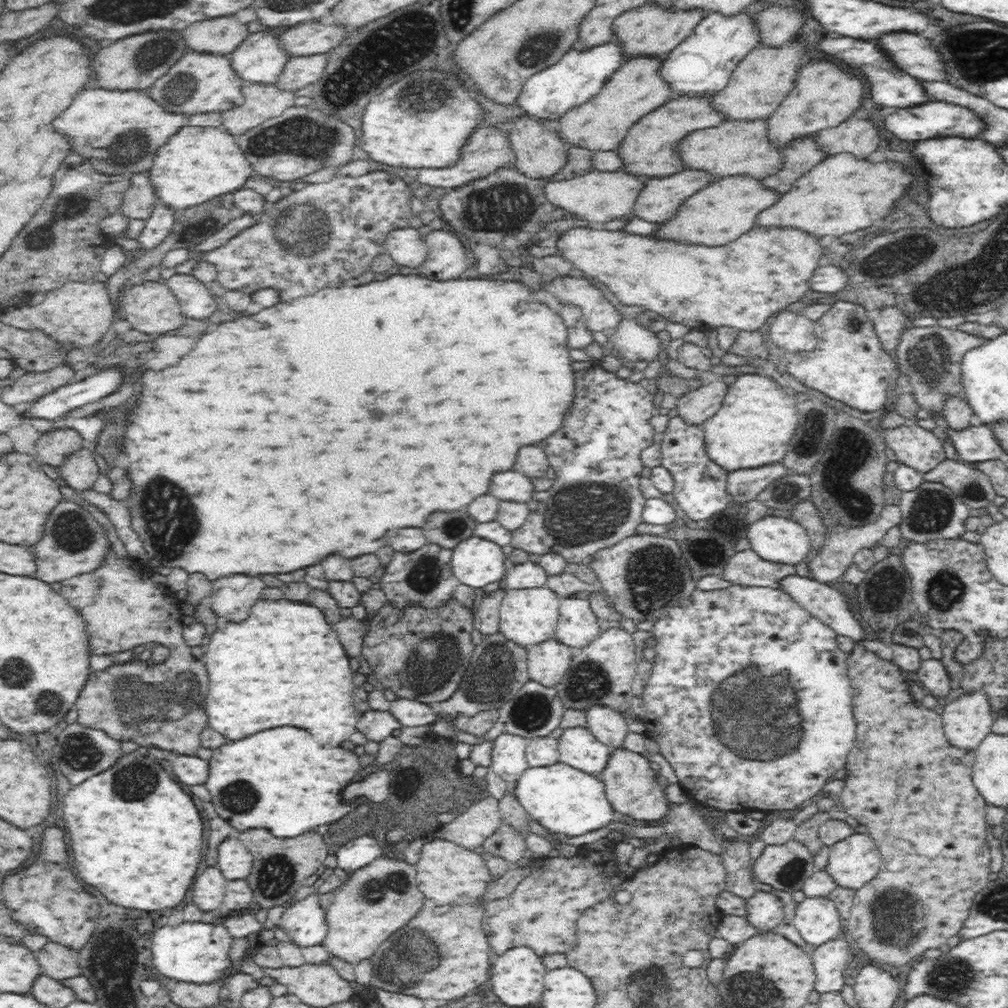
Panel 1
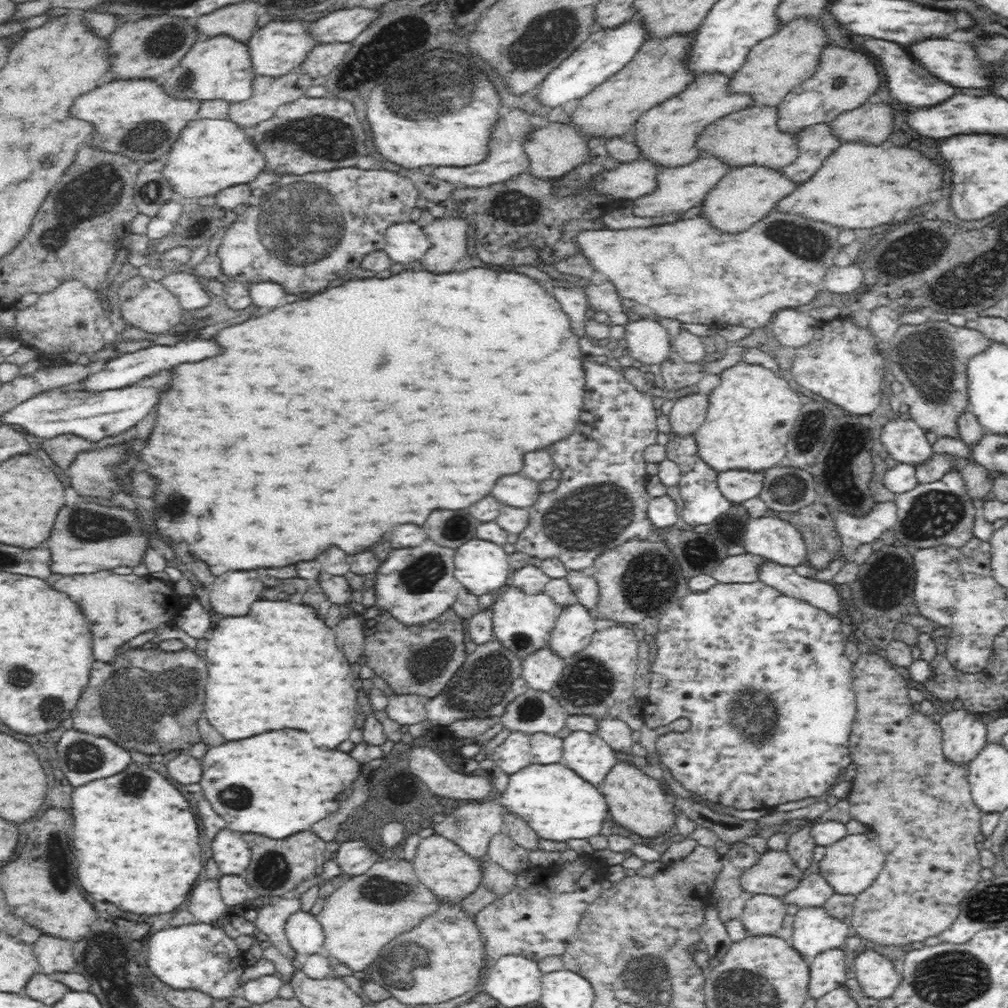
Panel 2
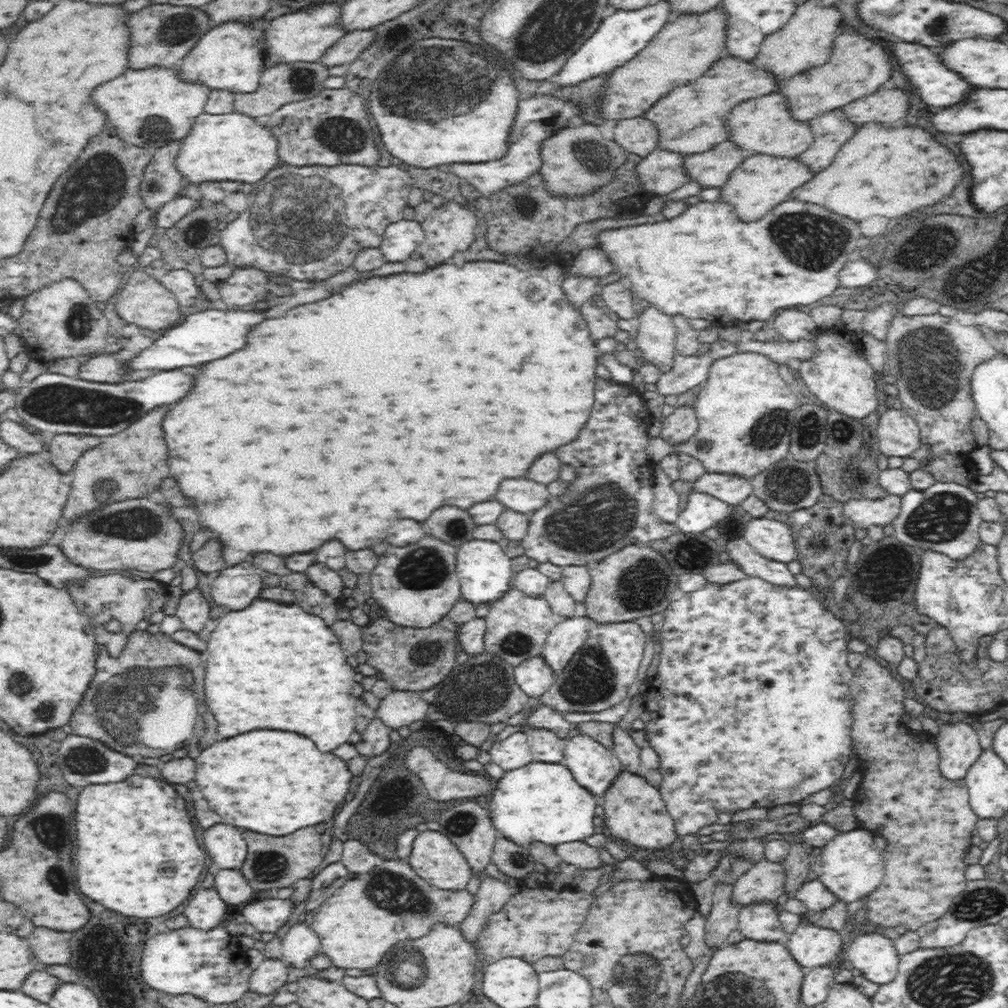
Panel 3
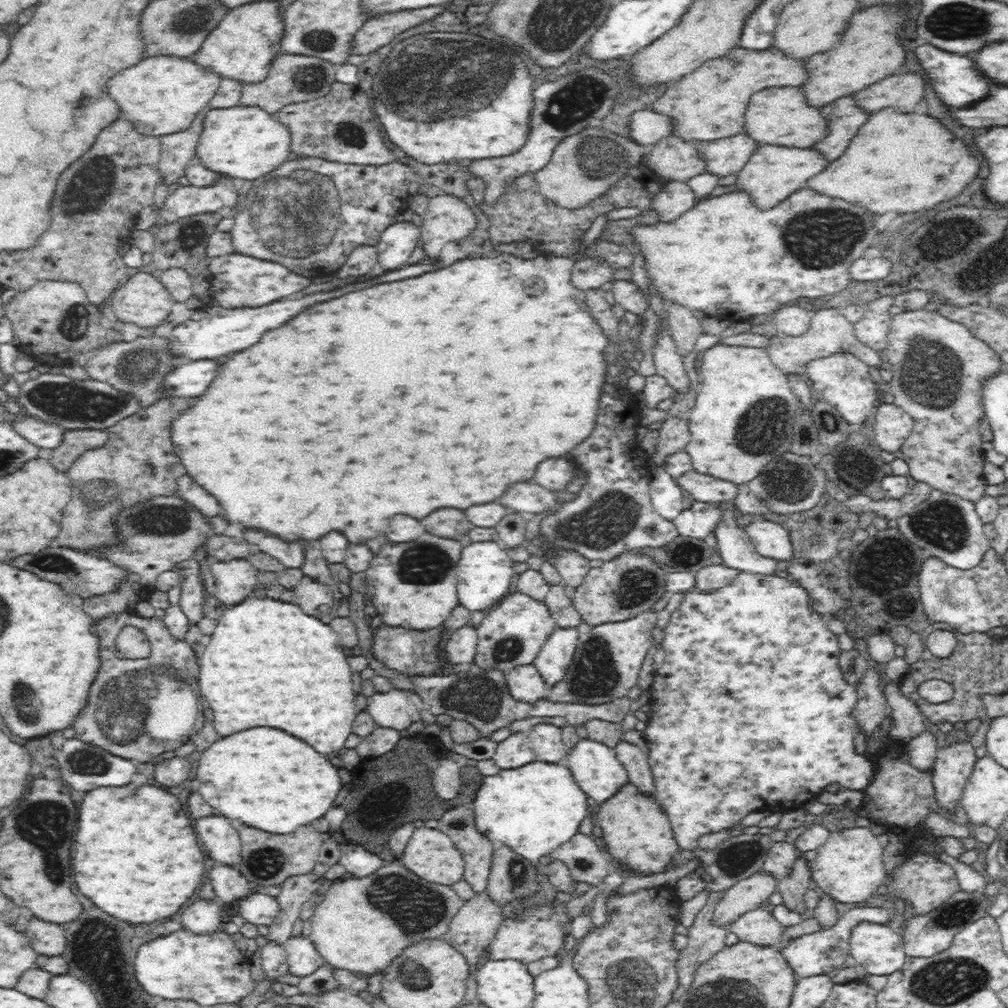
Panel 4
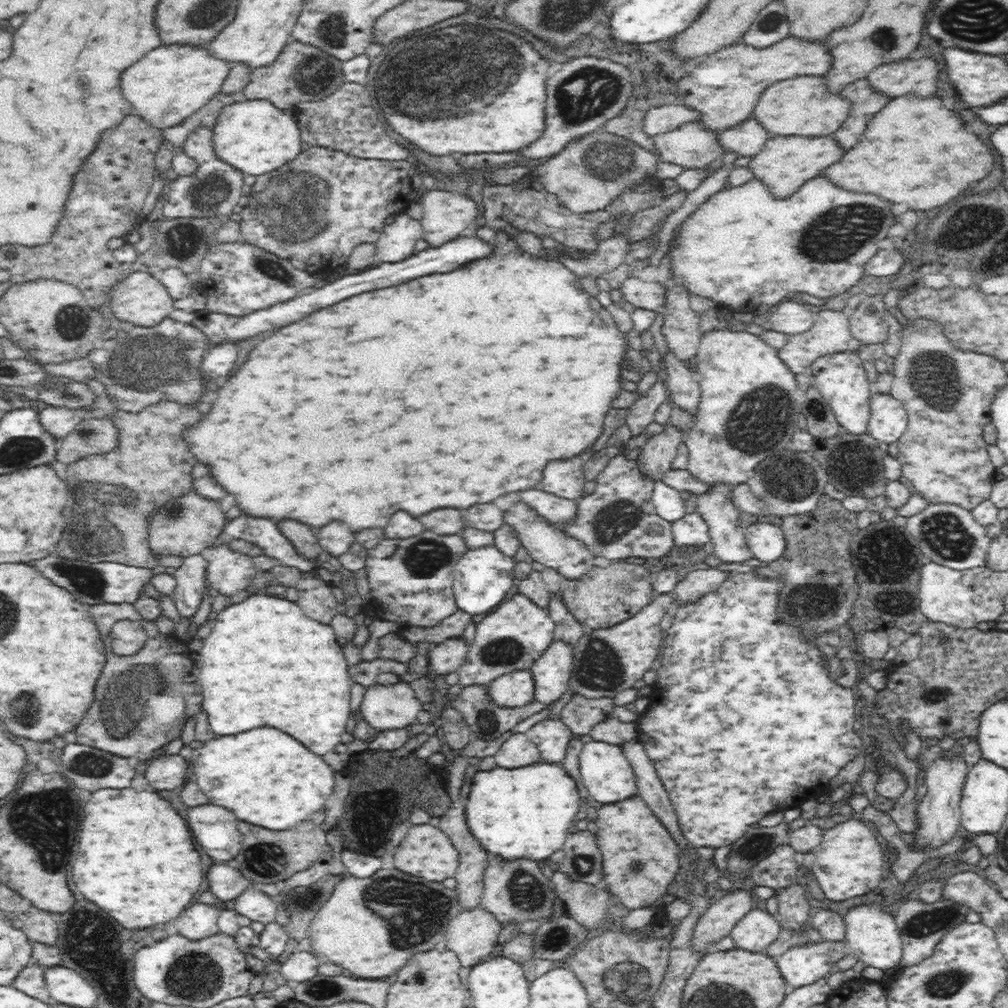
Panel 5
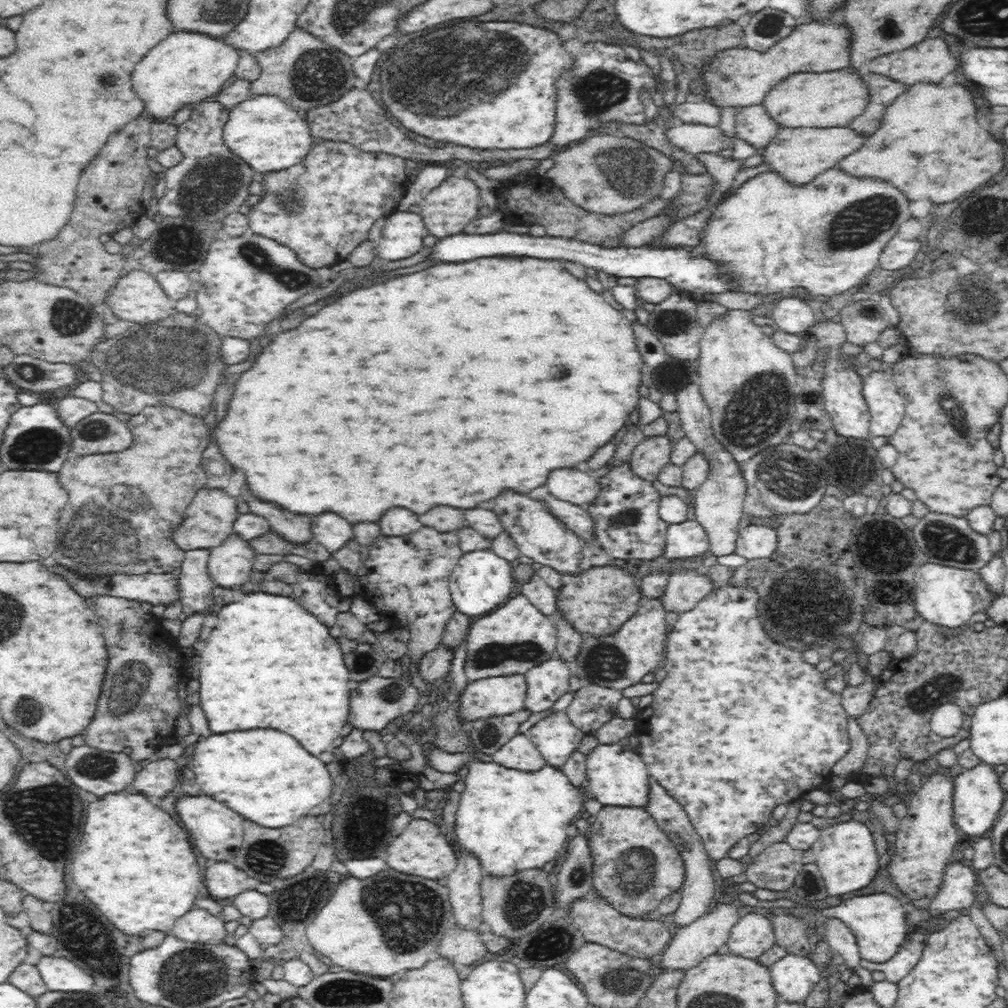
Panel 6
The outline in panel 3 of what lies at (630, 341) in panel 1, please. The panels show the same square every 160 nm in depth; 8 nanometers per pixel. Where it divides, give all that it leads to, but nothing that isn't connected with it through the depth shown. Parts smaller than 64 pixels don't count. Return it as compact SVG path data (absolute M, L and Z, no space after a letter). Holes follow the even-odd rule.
M648 307L636 317L636 346L642 352L641 360L648 361L658 368L662 373L672 368L673 356L675 355L675 334L676 329L671 317L657 308Z

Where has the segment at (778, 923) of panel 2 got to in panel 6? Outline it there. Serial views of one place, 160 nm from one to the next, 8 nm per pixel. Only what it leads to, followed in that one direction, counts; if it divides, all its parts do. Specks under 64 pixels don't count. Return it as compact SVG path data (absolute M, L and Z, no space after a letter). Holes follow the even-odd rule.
M747 913L732 927L727 945L733 954L758 959L775 943L774 925L770 916Z

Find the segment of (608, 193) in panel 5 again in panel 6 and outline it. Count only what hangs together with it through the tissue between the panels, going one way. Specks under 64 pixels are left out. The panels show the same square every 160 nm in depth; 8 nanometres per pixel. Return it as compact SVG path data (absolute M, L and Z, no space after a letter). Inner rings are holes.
M600 134L570 144L552 158L554 166L545 177L554 187L576 207L610 216L637 210L648 200L660 197L661 180L672 169L672 159L660 148L652 150L631 138Z

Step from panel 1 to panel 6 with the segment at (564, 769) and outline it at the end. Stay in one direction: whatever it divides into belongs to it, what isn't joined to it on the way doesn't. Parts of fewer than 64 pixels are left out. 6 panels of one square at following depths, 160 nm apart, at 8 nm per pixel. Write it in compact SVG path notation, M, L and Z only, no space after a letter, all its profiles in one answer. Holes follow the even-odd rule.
M473 760L468 766L454 830L460 846L466 846L482 860L486 874L508 876L524 869L541 869L546 862L565 851L566 828L576 820L583 803L578 790L561 769L547 764L540 770L525 771L500 766L496 762Z

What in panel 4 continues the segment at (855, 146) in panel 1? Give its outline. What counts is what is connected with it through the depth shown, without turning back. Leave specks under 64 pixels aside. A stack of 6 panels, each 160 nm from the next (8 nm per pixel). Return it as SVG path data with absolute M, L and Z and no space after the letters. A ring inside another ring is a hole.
M908 70L904 74L893 75L867 90L853 96L856 107L866 114L878 114L882 110L894 109L898 114L914 112L916 104L926 95L926 83L920 74Z

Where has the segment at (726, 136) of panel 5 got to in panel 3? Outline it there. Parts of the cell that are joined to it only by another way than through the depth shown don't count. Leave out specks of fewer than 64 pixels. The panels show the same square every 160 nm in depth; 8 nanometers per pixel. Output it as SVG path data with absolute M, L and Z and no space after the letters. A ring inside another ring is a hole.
M725 141L702 154L685 155L681 167L689 182L706 190L724 186L729 174L745 158L746 155L736 145Z

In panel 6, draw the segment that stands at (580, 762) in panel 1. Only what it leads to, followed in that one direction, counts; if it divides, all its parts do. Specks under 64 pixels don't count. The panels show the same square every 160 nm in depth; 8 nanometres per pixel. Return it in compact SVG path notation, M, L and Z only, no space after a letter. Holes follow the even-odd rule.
M600 744L595 746L590 752L586 754L586 772L587 772L587 783L590 794L603 804L603 806L639 806L644 807L647 801L648 783L647 778L649 775L648 769L641 759L641 756L630 750L624 750L624 746L614 744Z

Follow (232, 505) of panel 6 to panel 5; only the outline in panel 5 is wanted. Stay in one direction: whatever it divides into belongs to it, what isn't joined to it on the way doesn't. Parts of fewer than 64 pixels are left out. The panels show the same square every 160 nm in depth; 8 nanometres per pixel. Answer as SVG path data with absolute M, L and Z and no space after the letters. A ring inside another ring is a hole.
M196 492L169 500L146 518L148 547L152 556L178 556L186 559L200 555L204 549L216 547L217 538L226 524L220 501L208 500Z

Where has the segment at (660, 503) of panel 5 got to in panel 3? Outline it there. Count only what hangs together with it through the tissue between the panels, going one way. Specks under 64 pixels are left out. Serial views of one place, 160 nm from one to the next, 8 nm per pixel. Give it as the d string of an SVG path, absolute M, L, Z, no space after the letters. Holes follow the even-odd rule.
M659 463L653 466L653 513L658 520L673 524L678 520L680 510L678 509L678 493L672 486L672 480L660 468Z

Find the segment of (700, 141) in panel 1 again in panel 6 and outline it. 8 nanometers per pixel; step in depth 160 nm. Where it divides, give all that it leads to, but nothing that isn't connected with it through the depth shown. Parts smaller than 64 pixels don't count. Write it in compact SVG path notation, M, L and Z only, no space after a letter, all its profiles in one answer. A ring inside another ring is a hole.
M849 68L824 73L797 73L776 84L765 96L762 104L779 128L844 128L868 104L868 92L860 79L861 73L852 73Z

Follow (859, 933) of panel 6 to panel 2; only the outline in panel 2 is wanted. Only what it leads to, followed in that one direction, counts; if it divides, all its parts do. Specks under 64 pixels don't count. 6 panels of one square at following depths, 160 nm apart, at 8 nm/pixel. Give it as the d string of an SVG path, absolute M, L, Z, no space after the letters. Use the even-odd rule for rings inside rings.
M860 949L854 959L854 972L862 992L872 1000L892 998L900 986L901 977L894 970L894 963L876 950Z

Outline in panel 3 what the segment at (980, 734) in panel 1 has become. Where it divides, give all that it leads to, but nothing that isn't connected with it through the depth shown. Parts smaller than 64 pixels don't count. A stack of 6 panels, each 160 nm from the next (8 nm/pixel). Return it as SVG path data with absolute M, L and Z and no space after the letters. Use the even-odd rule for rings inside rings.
M966 722L941 724L936 744L940 753L940 770L944 777L952 780L965 778L983 750L979 731Z

